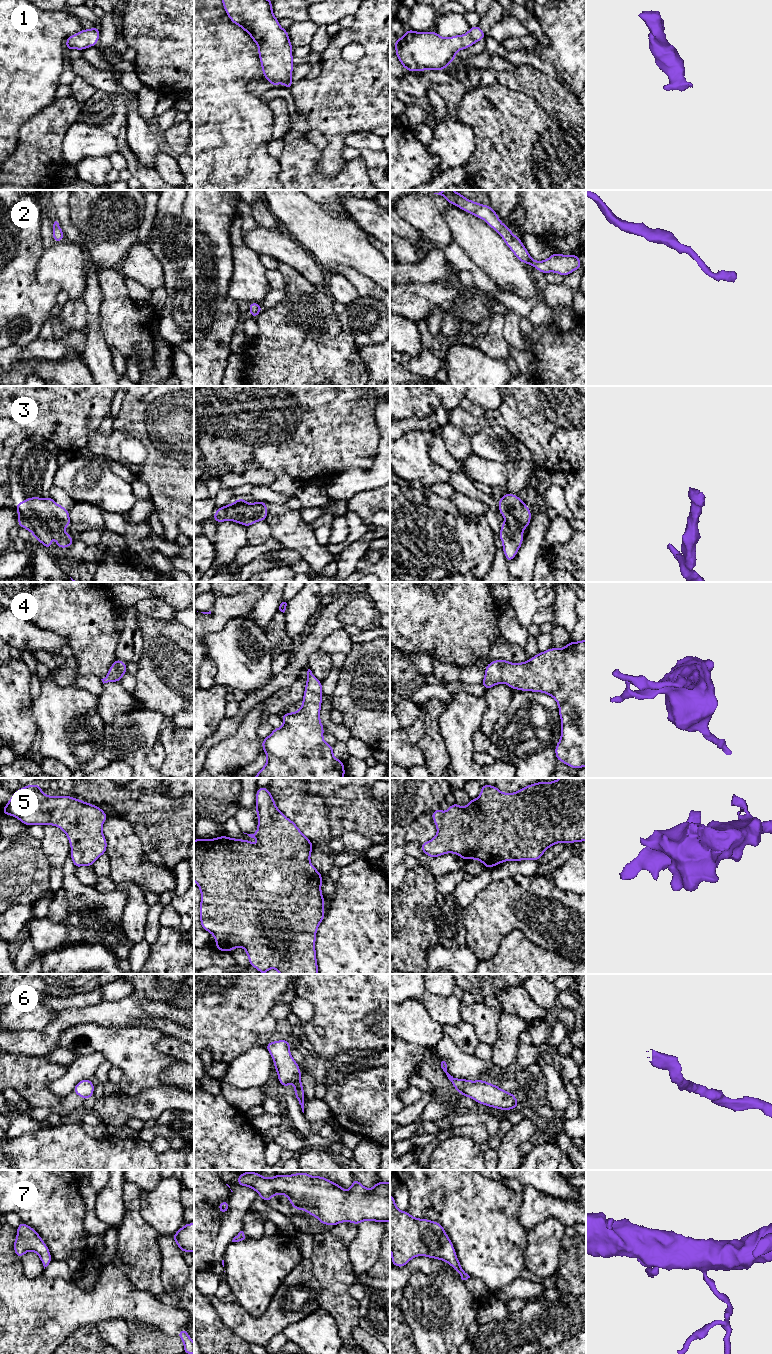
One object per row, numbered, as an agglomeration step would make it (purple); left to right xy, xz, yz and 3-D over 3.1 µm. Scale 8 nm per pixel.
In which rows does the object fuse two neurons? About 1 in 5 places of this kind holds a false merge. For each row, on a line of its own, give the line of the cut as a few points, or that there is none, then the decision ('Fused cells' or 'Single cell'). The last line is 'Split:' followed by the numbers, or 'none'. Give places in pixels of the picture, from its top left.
1: No split. Single cell
2: No split. Single cell
3: No split. Single cell
4: No split. Single cell
5: No split. Single cell
6: No split. Single cell
7: No split. Single cell
Split: none

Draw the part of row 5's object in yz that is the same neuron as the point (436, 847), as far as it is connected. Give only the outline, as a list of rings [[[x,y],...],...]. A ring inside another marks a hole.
[[[560,778],[552,782],[536,782],[521,788],[515,793],[503,793],[497,786],[484,783],[477,799],[470,799],[466,807],[456,802],[449,806],[447,812],[440,808],[431,813],[437,827],[436,836],[419,845],[429,857],[435,858],[446,853],[454,853],[464,860],[481,861],[486,869],[504,861],[538,861],[544,852],[556,843],[586,841],[586,778]]]

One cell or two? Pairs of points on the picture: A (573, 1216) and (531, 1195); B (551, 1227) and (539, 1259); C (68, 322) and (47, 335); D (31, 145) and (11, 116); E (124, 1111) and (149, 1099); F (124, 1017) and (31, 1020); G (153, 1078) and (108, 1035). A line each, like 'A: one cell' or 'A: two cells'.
A: one cell
B: one cell
C: two cells
D: two cells
E: one cell
F: two cells
G: one cell

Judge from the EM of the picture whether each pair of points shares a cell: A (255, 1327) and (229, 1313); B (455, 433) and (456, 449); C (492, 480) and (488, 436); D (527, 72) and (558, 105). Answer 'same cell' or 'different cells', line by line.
A: same cell
B: same cell
C: different cells
D: same cell

